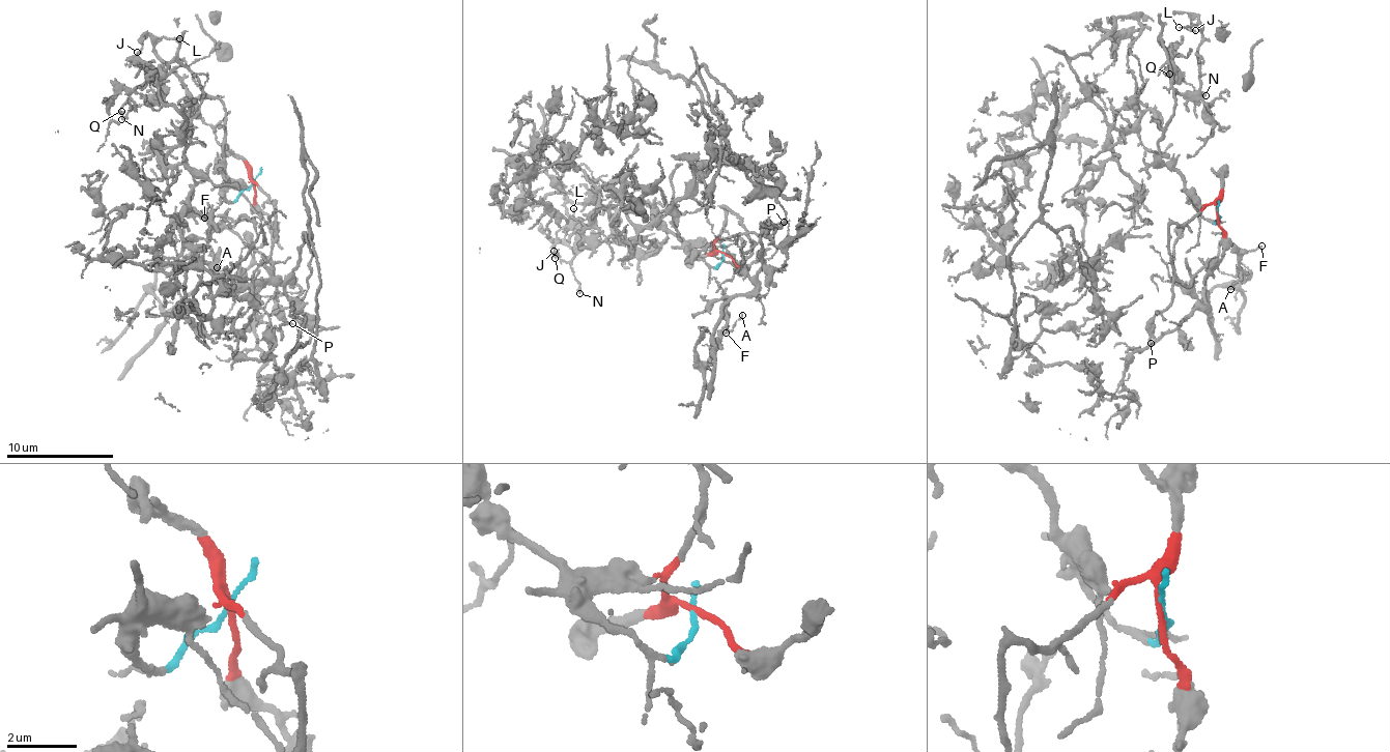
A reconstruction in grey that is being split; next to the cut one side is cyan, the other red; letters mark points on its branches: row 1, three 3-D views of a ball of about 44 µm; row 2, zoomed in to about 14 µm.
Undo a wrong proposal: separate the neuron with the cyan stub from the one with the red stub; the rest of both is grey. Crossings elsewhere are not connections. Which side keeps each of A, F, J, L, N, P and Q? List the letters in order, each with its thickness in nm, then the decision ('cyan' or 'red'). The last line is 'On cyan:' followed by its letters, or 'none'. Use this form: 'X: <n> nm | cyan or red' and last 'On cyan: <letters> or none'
A: 120 nm | red
F: 110 nm | red
J: 110 nm | cyan
L: 80 nm | cyan
N: 160 nm | cyan
P: 140 nm | red
Q: 150 nm | cyan
On cyan: J, L, N, Q

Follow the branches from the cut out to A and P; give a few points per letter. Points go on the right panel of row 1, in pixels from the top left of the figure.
A: (1218, 213), (1202, 205), (1168, 227), (1168, 254), (1204, 306), (1248, 276), (1229, 290)
P: (1218, 213), (1213, 205), (1202, 205), (1193, 218), (1168, 227), (1173, 300), (1154, 319), (1151, 343)

